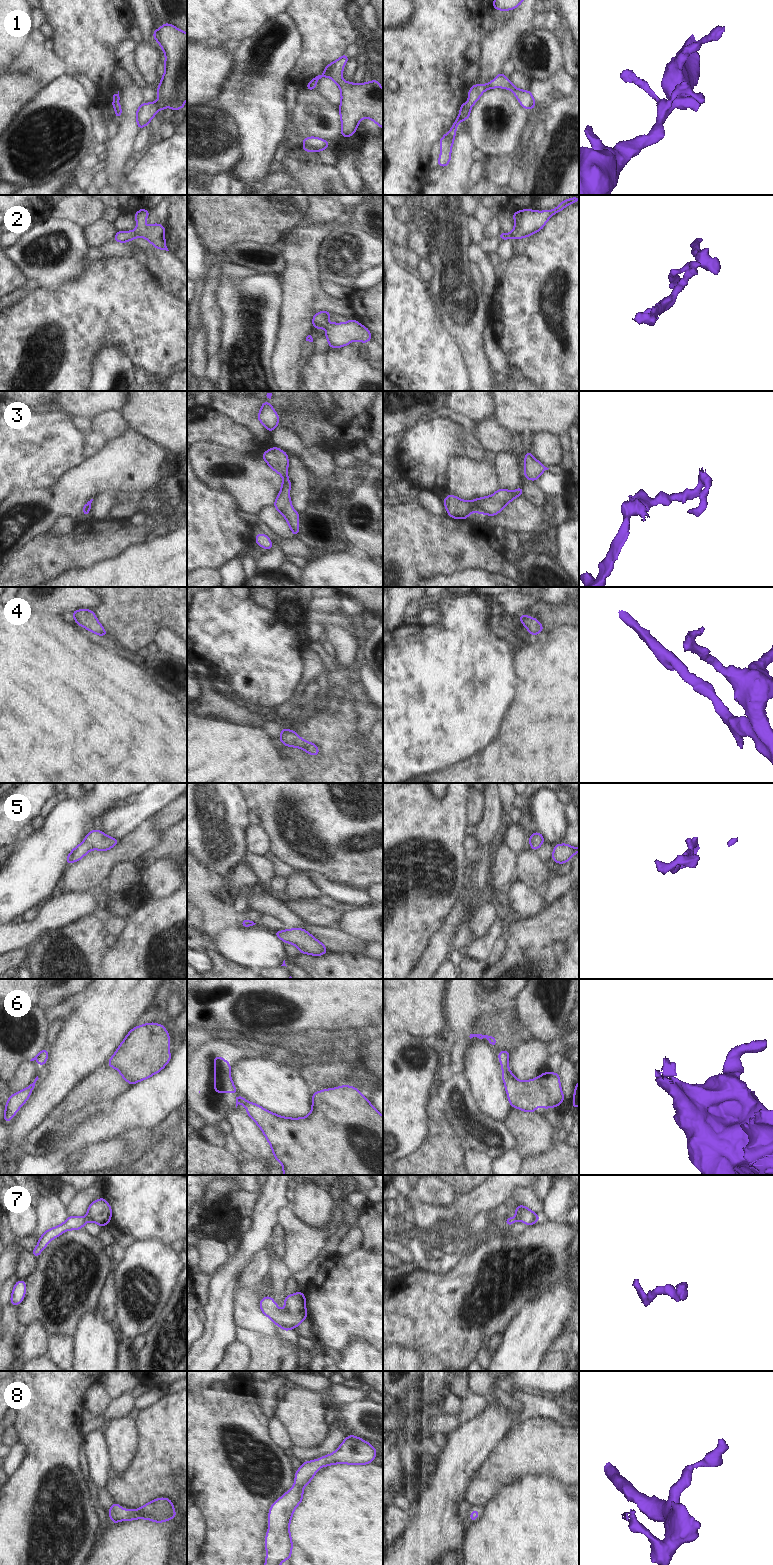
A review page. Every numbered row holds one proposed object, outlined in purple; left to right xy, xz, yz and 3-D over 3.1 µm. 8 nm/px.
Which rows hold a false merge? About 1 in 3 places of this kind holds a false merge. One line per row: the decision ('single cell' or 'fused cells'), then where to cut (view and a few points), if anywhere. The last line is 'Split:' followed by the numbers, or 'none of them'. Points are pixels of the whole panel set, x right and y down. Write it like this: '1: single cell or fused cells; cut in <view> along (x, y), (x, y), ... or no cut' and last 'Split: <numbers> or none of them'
1: single cell; no cut
2: single cell; no cut
3: single cell; no cut
4: single cell; no cut
5: single cell; no cut
6: fused cells; cut in xy along (42, 1051), (37, 1059)
7: single cell; no cut
8: single cell; no cut
Split: 6

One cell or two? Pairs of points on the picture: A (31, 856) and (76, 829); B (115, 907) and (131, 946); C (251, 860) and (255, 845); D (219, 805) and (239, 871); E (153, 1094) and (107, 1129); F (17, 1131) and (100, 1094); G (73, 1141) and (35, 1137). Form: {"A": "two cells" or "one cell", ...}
{"A": "one cell", "B": "two cells", "C": "two cells", "D": "two cells", "E": "one cell", "F": "two cells", "G": "two cells"}

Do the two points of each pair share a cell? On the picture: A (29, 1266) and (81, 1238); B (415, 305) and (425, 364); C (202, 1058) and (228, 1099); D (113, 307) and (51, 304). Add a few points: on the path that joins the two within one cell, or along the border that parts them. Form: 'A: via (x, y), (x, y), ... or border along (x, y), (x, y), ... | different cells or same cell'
A: border along (36, 1258), (35, 1268), (23, 1279) | different cells
B: via (415, 320), (415, 349) | same cell
C: via (215, 1057), (215, 1088) | same cell
D: via (98, 307), (66, 307) | same cell

